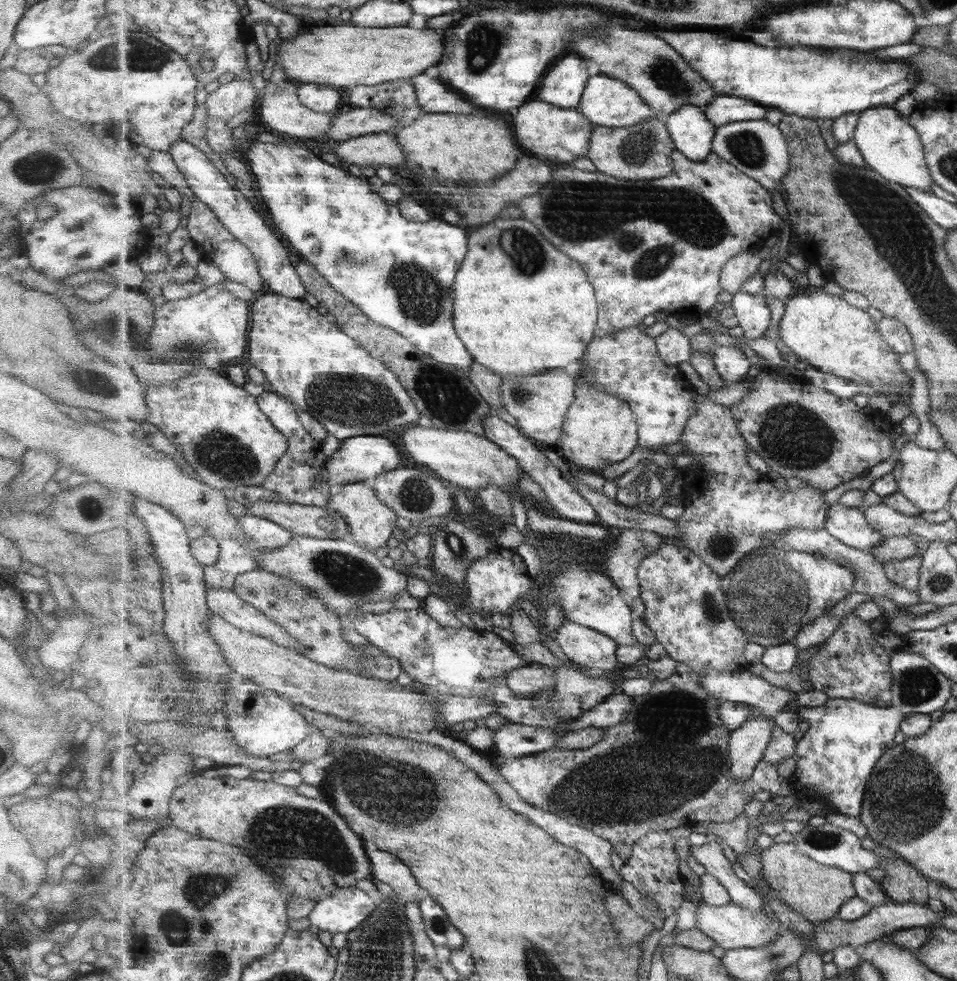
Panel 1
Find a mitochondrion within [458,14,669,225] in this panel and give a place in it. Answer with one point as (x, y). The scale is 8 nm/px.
(485, 42)

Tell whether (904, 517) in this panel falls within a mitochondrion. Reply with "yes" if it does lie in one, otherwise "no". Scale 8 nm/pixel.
no

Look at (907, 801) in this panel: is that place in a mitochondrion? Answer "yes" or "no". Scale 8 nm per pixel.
yes

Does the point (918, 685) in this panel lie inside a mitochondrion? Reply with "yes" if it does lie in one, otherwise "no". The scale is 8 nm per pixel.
yes

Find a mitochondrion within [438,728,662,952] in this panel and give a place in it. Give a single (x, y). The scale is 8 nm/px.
(573, 794)

